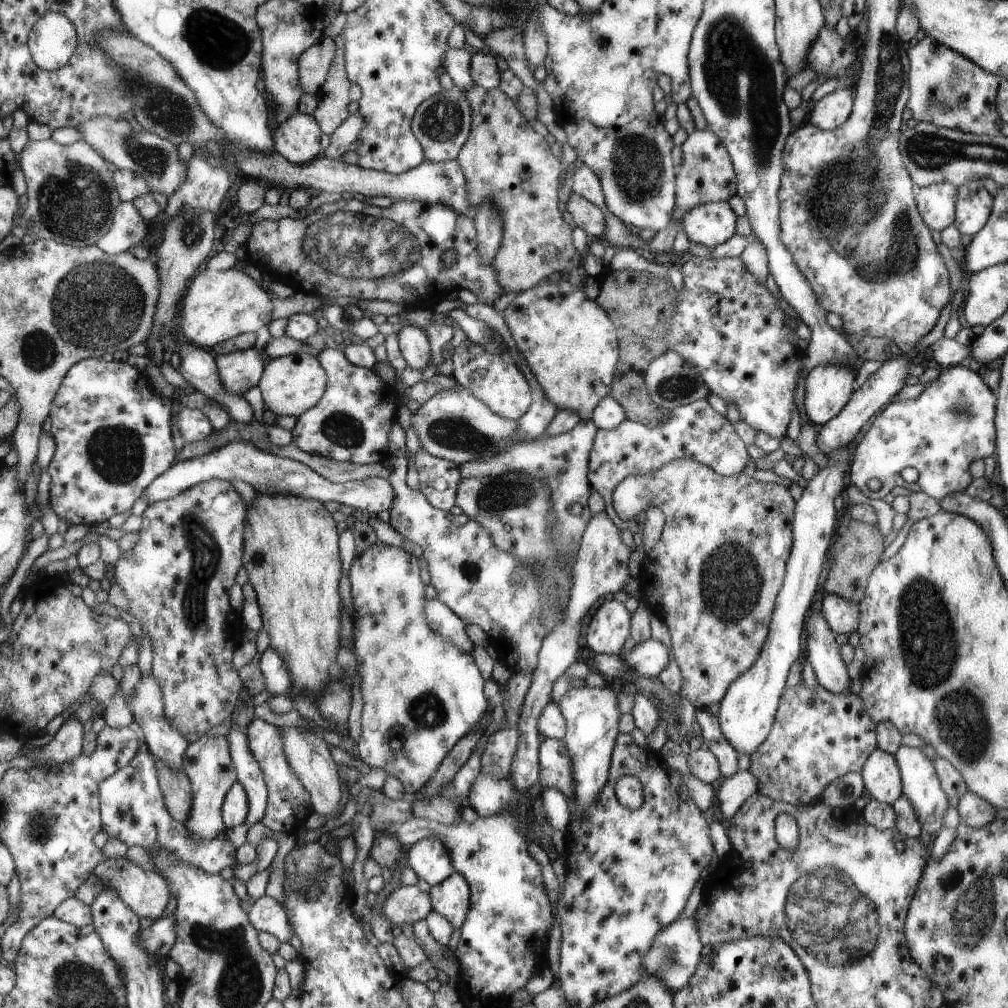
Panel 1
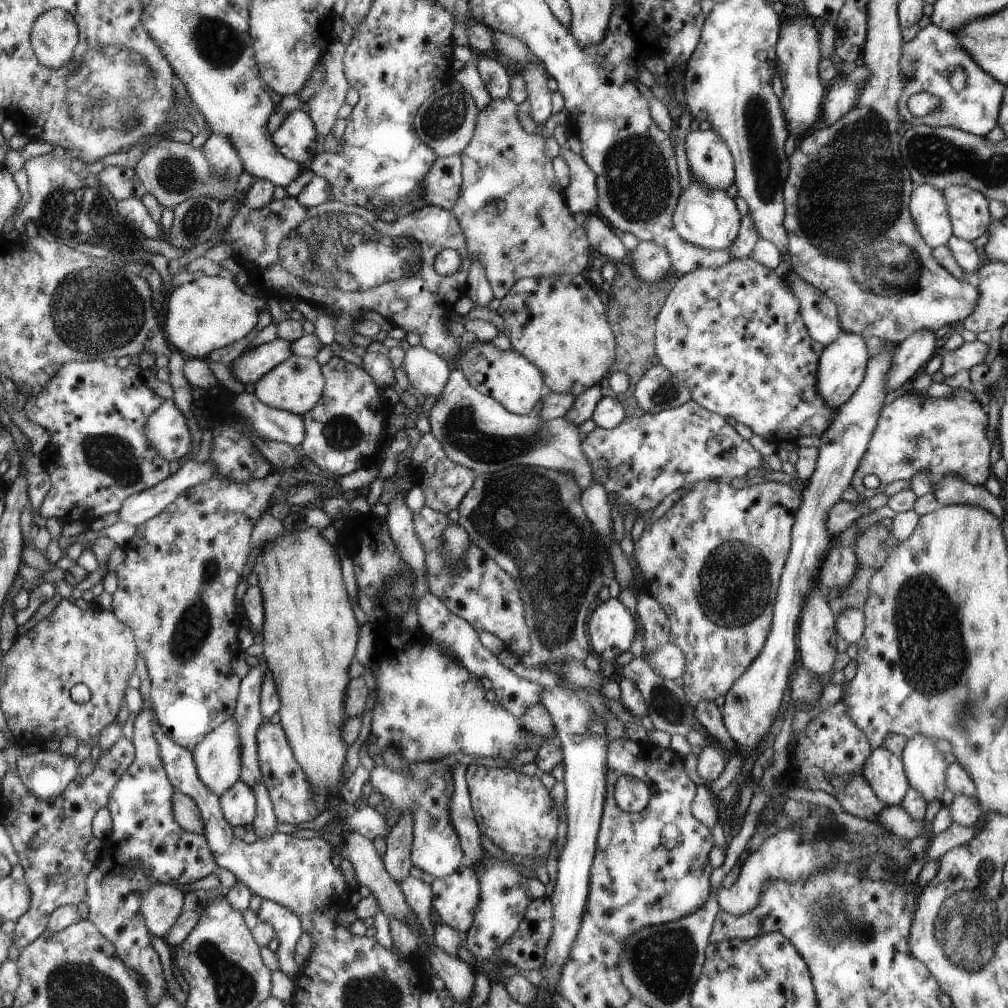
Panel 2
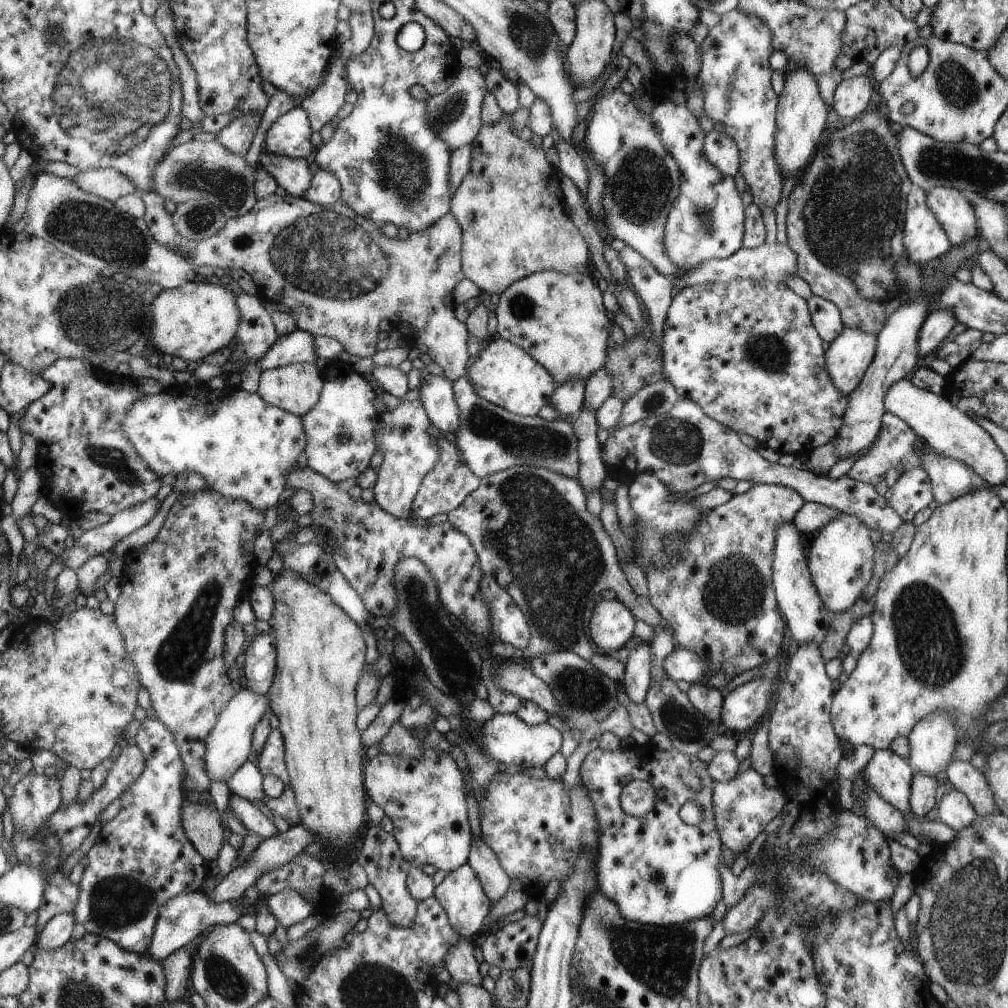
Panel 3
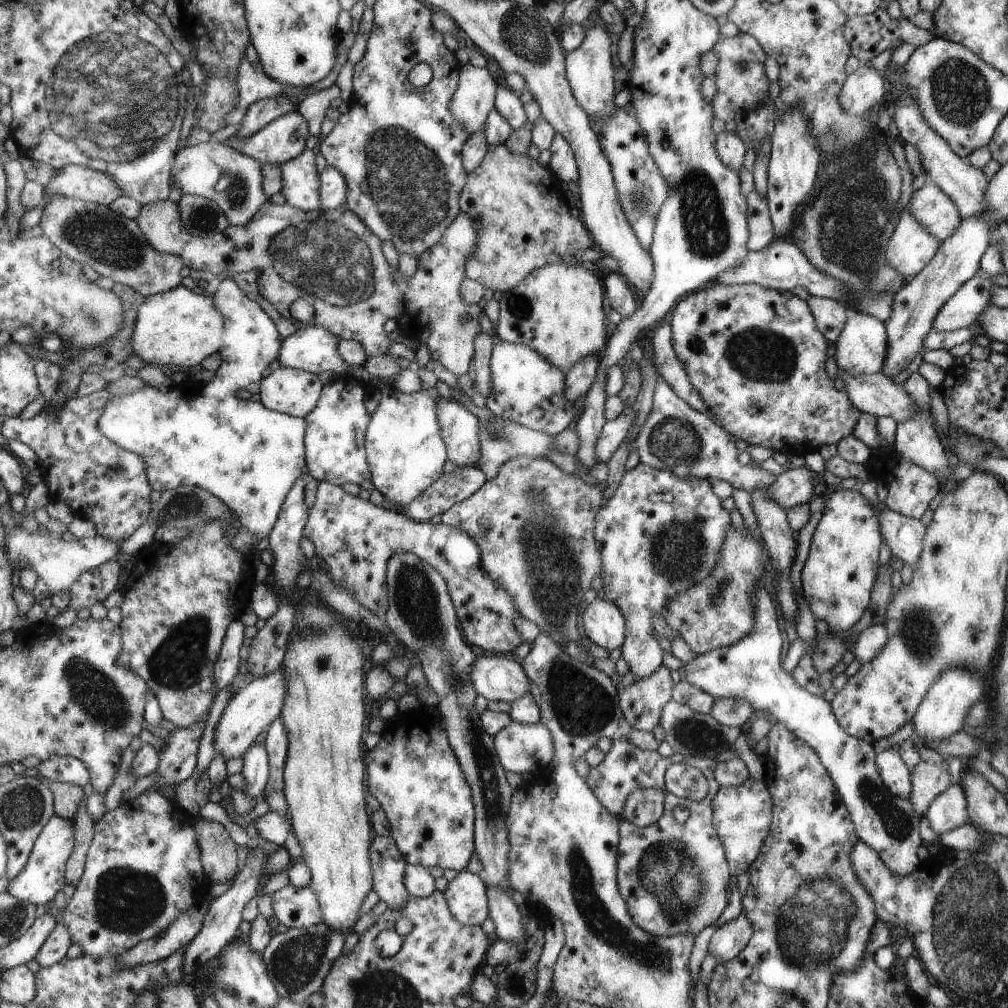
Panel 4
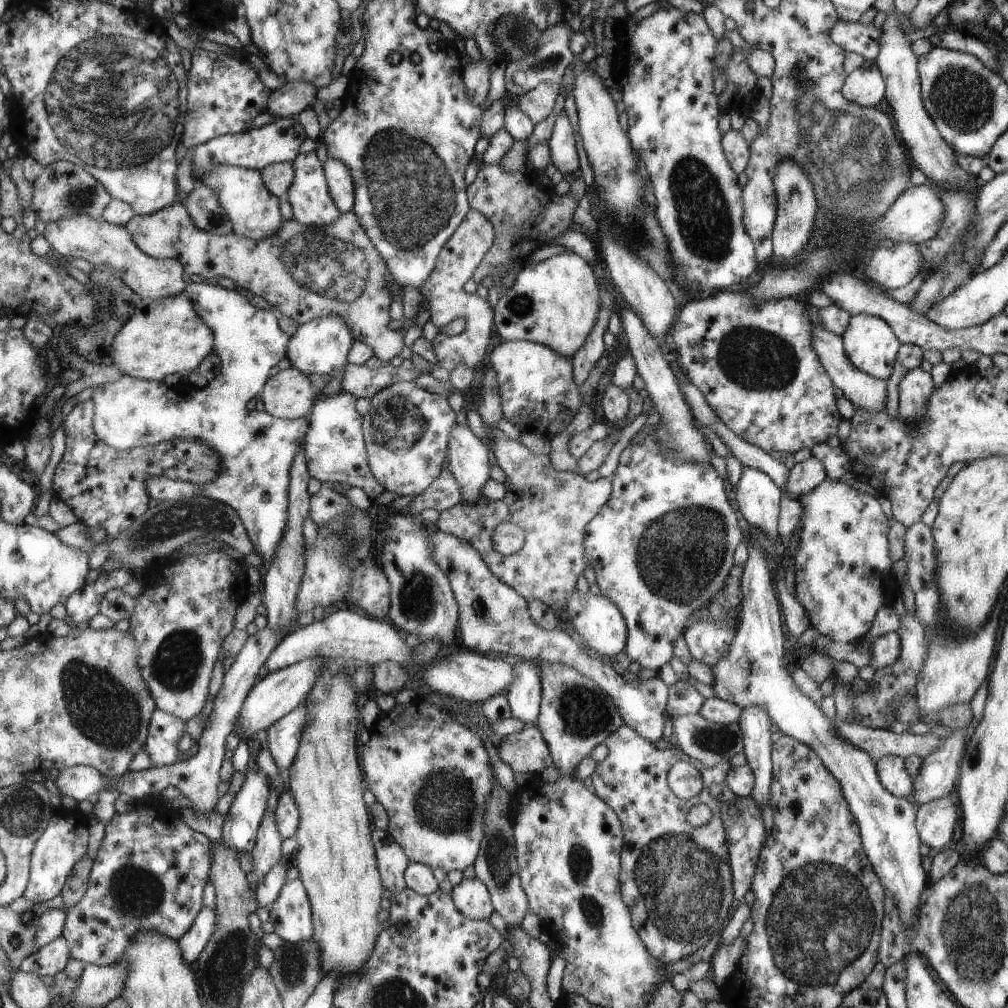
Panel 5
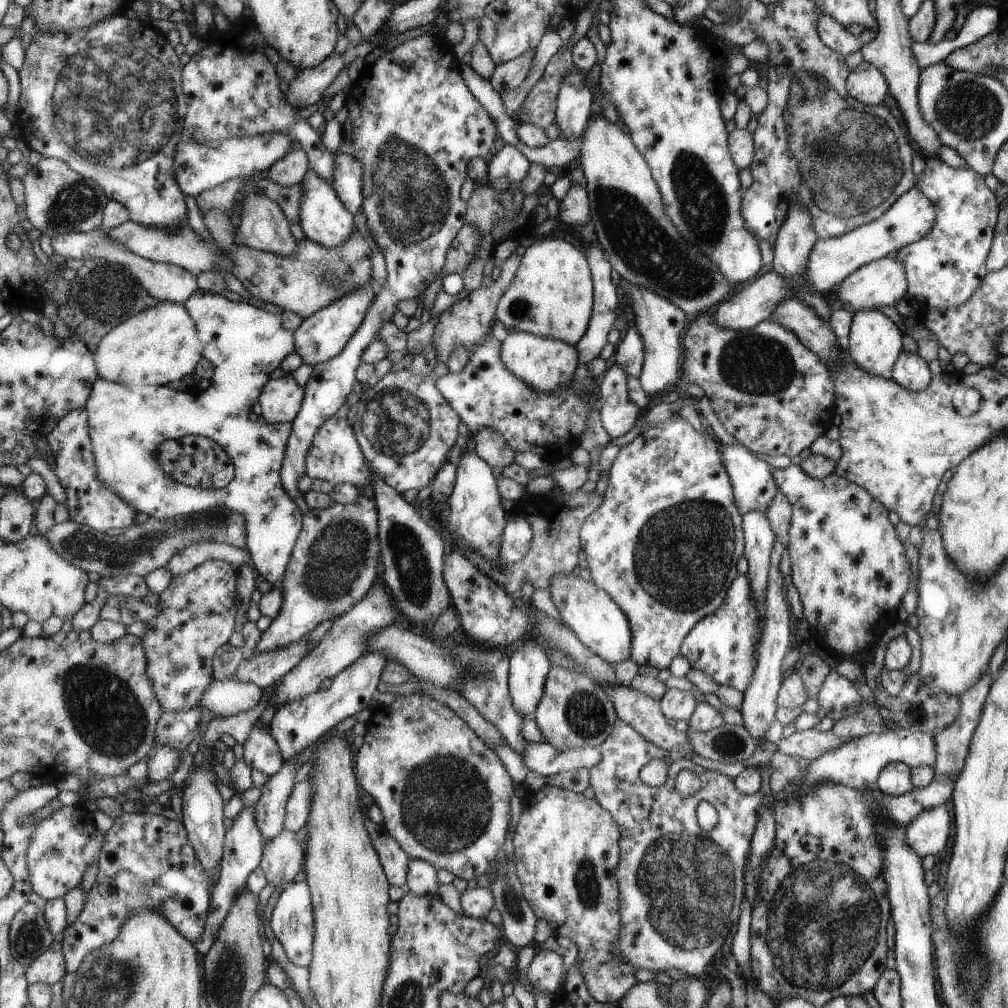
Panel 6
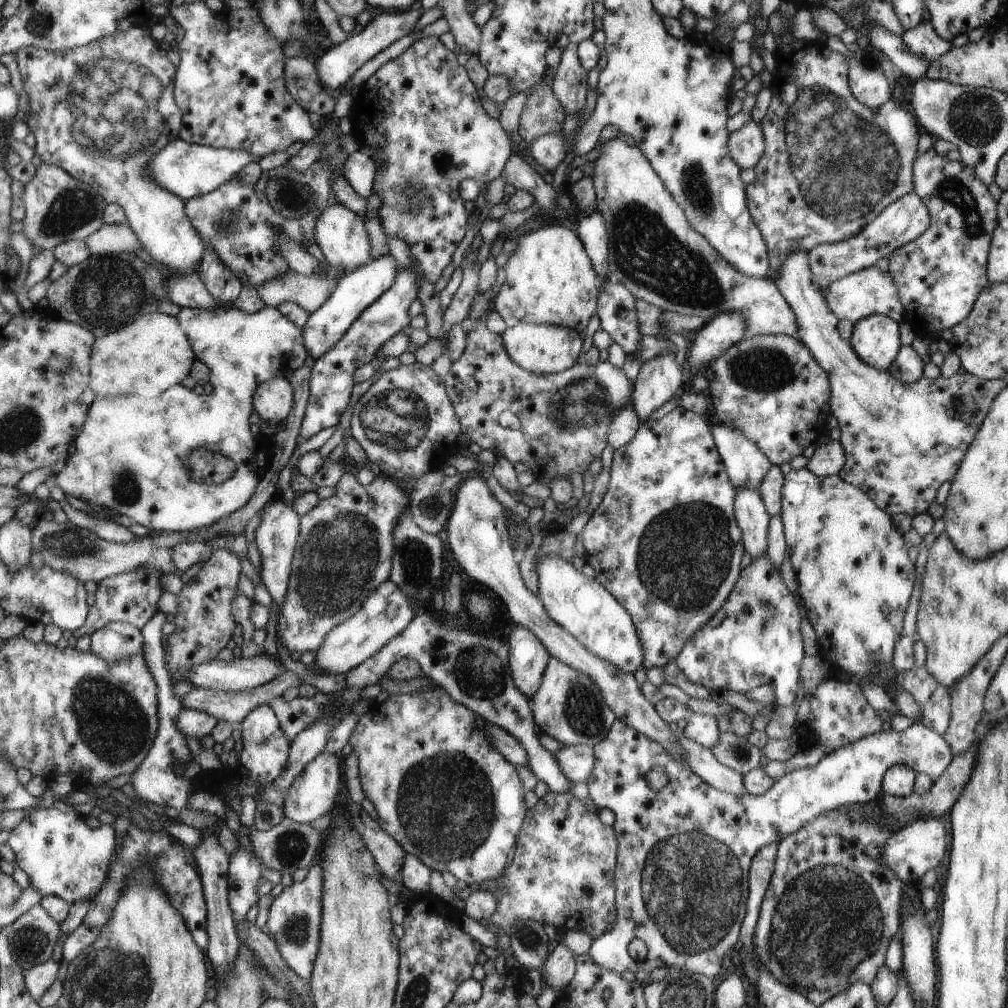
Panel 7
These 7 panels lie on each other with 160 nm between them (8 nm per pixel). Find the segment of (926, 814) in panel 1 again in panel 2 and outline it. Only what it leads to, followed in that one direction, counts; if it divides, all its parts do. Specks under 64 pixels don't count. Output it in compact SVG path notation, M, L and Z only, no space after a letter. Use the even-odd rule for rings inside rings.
M923 735L906 739L905 746L899 755L909 788L914 788L923 795L927 804L933 798L941 797L943 792L943 770L945 760L943 753L934 746L935 740Z

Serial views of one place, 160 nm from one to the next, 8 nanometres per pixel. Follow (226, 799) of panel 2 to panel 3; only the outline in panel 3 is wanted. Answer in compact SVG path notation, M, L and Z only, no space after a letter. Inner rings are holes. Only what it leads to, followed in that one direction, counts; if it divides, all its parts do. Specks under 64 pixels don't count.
M236 794L228 796L228 808L233 816L246 828L255 834L258 834L261 839L267 839L276 835L277 829L260 811L259 808L245 797Z

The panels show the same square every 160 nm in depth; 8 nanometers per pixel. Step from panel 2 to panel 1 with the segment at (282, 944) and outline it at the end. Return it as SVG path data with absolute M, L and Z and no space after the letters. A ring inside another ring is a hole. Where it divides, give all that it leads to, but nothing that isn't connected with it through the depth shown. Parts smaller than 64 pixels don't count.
M268 895L254 901L249 910L251 926L258 932L271 933L280 943L286 943L293 933L284 908Z

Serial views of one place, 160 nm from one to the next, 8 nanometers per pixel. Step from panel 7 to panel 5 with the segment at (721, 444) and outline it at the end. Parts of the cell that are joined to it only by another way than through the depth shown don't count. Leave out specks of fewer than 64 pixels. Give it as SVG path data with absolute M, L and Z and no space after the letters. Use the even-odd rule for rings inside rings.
M743 467L735 486L733 500L743 518L765 534L773 544L778 544L778 514L782 491L764 472Z

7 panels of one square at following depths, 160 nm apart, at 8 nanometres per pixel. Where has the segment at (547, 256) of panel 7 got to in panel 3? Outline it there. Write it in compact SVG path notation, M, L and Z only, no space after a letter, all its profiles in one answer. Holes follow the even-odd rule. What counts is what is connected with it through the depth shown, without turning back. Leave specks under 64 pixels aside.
M552 270L531 273L515 281L496 296L492 309L497 323L495 335L527 351L531 358L546 367L553 376L555 386L571 379L585 382L598 368L603 367L603 362L606 362L609 353L608 312L605 312L601 304L601 292L595 288L595 284L589 278L583 276L583 273L566 275Z

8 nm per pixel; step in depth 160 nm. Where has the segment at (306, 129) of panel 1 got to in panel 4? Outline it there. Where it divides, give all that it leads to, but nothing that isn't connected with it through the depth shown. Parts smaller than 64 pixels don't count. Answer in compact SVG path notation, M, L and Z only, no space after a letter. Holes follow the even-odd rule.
M296 109L282 114L247 138L223 141L262 165L280 165L297 157L305 148L308 122Z

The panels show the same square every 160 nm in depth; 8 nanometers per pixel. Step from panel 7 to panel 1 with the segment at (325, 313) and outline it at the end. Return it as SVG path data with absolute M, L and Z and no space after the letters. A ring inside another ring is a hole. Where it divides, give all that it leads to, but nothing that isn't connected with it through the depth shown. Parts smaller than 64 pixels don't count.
M253 348L215 355L214 359L221 388L229 394L243 394L262 377L263 362Z

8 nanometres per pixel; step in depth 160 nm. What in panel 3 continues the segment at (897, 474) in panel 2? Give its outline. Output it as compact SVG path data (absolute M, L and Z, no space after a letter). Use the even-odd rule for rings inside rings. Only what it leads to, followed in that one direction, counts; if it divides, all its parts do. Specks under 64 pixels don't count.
M884 412L882 416L882 428L875 441L867 449L867 452L861 455L846 472L845 476L850 479L875 486L877 482L883 480L885 472L889 468L899 465L902 472L914 469L920 466L918 457L918 447L925 441L918 437L918 434L911 430L910 426L898 416Z

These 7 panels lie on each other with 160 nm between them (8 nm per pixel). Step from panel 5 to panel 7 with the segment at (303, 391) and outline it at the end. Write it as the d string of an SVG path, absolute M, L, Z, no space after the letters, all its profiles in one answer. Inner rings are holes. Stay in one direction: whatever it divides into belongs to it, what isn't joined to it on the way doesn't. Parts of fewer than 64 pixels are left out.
M285 377L263 381L254 390L254 410L261 420L280 424L293 406L293 390Z

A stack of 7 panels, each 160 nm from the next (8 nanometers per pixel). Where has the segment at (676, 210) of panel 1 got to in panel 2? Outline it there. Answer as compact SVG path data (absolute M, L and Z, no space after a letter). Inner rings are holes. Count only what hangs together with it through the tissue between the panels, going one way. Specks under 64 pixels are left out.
M690 130L684 141L684 152L693 179L711 190L726 191L733 182L733 161L726 142L713 130ZM639 241L626 256L624 266L631 268L643 282L656 283L670 272L670 256L663 245Z

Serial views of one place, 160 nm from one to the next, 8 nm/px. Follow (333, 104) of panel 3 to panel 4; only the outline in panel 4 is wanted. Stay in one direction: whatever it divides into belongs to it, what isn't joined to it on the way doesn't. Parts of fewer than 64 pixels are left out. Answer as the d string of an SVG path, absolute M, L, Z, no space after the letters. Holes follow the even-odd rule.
M335 83L328 88L305 95L303 100L297 101L296 110L310 125L310 133L319 138L319 124L325 116L327 106L331 104L333 98L339 96L339 88Z

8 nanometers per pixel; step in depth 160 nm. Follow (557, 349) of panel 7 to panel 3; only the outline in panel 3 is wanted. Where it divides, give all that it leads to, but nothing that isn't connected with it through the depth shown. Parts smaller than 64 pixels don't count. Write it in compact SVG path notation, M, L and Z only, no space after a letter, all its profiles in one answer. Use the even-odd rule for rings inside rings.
M496 335L488 339L478 355L470 360L465 375L477 396L524 417L535 416L541 406L549 405L555 388L553 376L546 367L531 358L527 351Z

